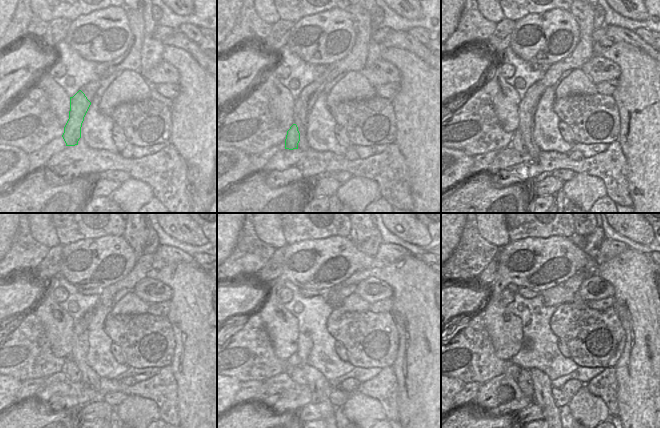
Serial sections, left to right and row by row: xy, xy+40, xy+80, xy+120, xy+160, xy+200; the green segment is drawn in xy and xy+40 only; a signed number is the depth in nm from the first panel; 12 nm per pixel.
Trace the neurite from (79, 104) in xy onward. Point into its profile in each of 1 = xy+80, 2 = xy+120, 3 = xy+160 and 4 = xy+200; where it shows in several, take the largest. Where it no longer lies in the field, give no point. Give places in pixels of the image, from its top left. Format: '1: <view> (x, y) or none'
1: xy+80 (518, 144)
2: xy+120 (70, 368)
3: xy+160 (296, 372)
4: xy+200 (524, 380)

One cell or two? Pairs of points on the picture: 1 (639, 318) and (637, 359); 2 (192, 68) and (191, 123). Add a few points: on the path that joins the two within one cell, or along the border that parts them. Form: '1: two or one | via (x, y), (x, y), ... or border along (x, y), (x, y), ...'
1: one | via (639, 328), (639, 349)
2: one | via (192, 82), (192, 109)

